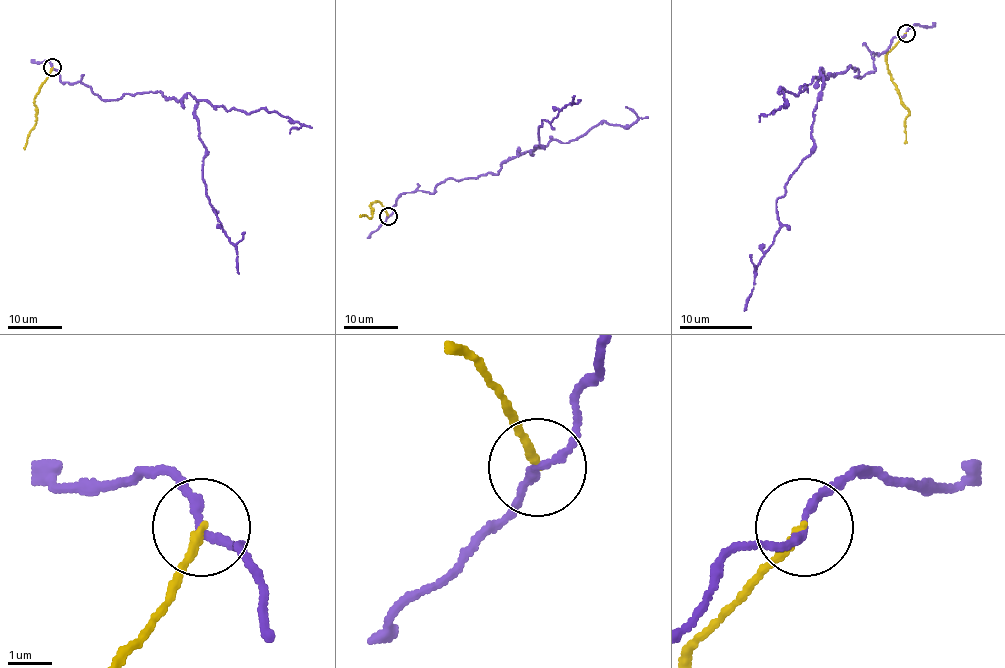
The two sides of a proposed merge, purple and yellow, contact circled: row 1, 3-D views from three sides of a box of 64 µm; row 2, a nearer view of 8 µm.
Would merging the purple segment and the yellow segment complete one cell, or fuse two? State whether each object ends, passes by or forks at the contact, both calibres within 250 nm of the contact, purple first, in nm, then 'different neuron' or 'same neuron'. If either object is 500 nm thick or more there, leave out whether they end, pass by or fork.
purple passes by; yellow ends; calibres 170 and 190 nm; different neuron

